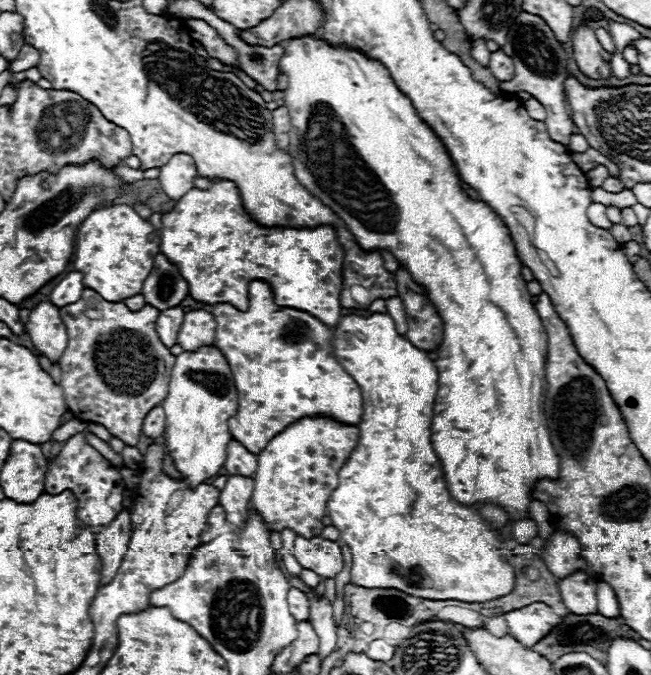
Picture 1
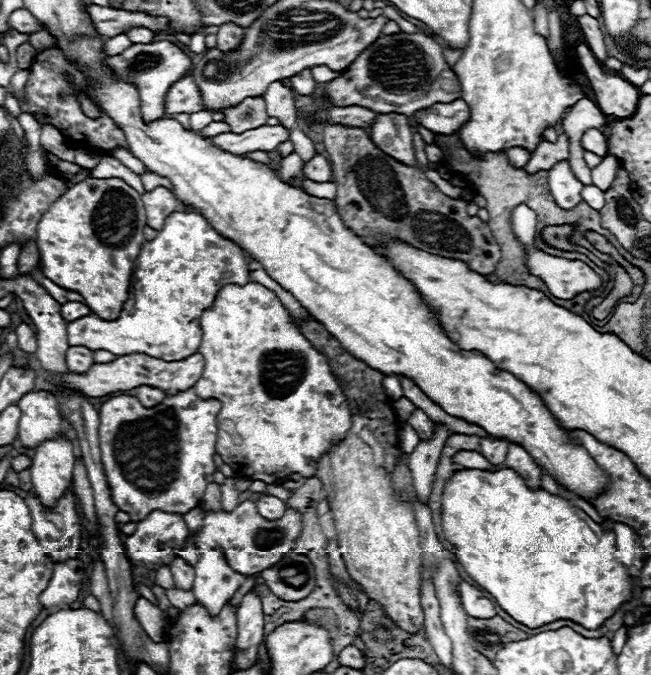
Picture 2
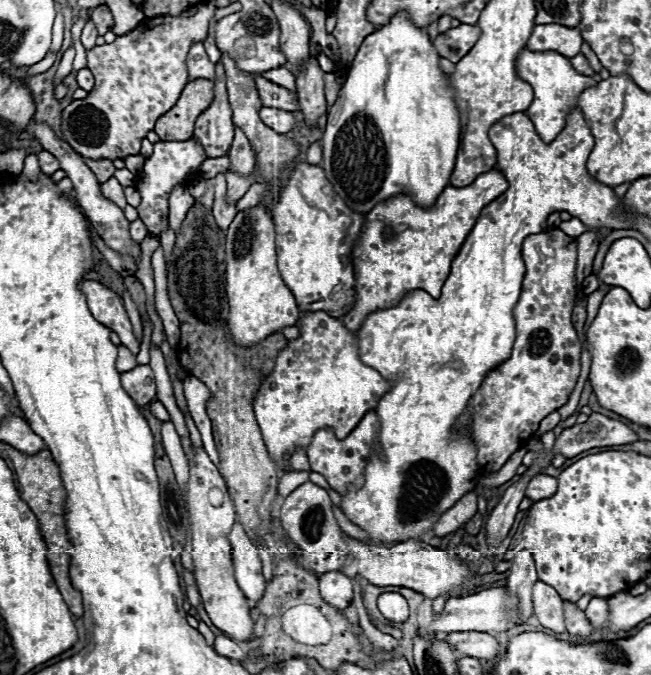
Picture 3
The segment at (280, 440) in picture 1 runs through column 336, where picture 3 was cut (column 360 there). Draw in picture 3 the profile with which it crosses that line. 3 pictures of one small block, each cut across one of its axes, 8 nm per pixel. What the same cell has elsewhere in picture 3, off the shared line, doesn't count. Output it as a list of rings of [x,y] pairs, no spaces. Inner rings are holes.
[[[370,410],[364,416],[364,422],[360,420],[360,424],[344,440],[336,438],[336,434],[330,428],[316,430],[314,436],[312,436],[312,442],[308,444],[308,450],[306,450],[312,472],[322,474],[326,478],[326,482],[330,484],[330,488],[340,492],[340,494],[346,492],[346,486],[350,482],[360,486],[364,482],[362,472],[364,472],[364,466],[366,466],[366,458],[370,454],[370,448],[372,448],[372,444],[376,440],[376,434],[378,434],[378,418],[376,418],[374,410]]]

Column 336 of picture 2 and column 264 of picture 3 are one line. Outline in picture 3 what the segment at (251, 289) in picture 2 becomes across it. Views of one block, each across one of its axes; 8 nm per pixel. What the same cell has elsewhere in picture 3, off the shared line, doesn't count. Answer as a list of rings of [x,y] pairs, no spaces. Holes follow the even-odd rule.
[[[306,312],[300,320],[300,338],[290,340],[280,352],[272,374],[262,382],[254,398],[254,412],[270,456],[280,460],[284,454],[292,454],[298,446],[306,448],[314,432],[320,428],[332,428],[338,438],[346,438],[358,426],[364,414],[376,408],[380,396],[388,388],[388,380],[384,380],[374,368],[360,362],[356,334],[348,332],[340,320],[328,316],[326,312]]]

